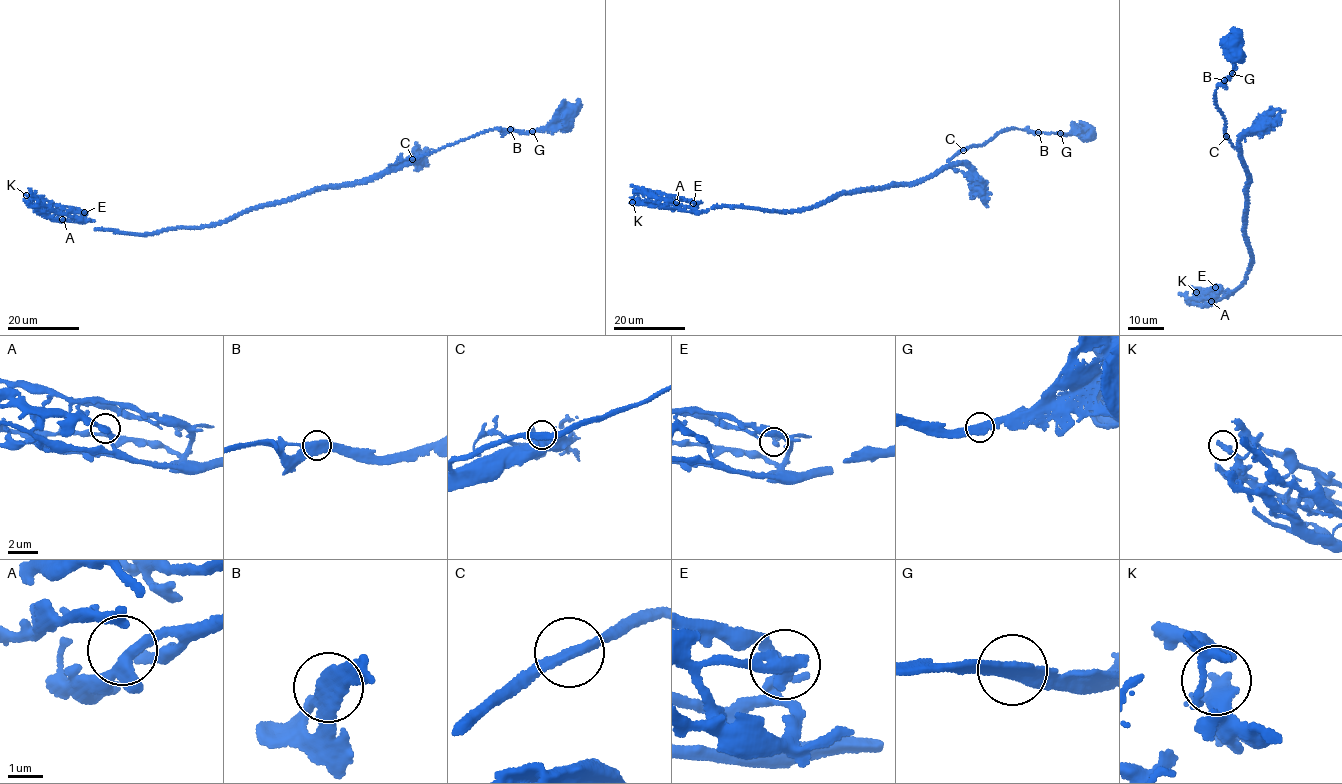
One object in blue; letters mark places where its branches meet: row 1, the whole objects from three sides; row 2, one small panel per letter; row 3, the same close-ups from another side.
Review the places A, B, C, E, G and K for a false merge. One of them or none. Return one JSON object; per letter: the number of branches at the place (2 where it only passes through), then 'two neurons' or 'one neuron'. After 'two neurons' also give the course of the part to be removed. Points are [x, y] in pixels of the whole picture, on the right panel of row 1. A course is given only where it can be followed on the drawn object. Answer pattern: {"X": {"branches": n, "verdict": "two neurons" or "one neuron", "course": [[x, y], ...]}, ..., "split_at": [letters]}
{"A": {"branches": 2, "verdict": "one neuron"}, "B": {"branches": 2, "verdict": "one neuron"}, "C": {"branches": 2, "verdict": "one neuron"}, "E": {"branches": 2, "verdict": "one neuron"}, "G": {"branches": 2, "verdict": "one neuron"}, "K": {"branches": 2, "verdict": "one neuron"}, "split_at": []}

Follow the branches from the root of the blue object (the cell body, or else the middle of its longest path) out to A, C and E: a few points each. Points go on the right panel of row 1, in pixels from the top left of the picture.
A: (1235, 45), (1233, 70), (1214, 95), (1225, 134), (1247, 174), (1242, 228), (1251, 259), (1237, 289), (1211, 301)
C: (1235, 45), (1233, 70), (1214, 95), (1215, 105), (1224, 120), (1226, 136)
E: (1235, 45), (1214, 95), (1247, 174), (1251, 259), (1226, 298), (1215, 287)

